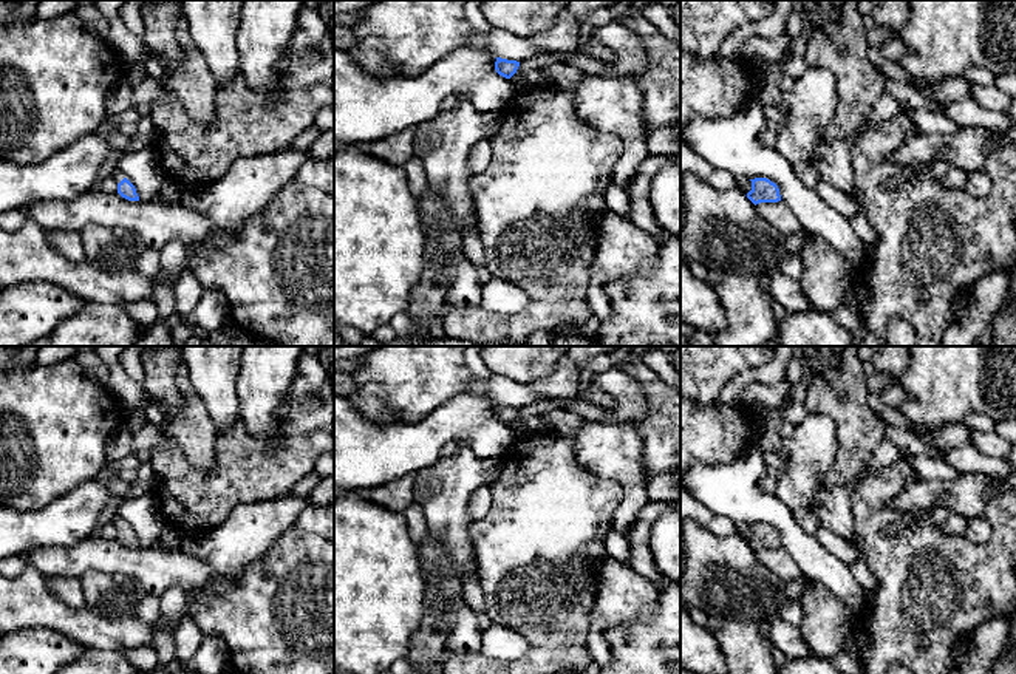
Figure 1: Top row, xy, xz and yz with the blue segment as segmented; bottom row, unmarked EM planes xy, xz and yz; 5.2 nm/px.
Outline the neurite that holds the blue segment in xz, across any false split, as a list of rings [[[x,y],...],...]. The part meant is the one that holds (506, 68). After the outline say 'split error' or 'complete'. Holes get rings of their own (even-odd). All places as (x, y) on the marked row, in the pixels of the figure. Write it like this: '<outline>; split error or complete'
[[[496,57],[496,62],[495,62],[496,73],[506,79],[510,79],[517,73],[518,66],[520,66],[520,62],[517,60]]]; complete

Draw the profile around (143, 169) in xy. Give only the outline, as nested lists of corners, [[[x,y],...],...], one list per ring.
[[[155,145],[121,155],[116,170],[135,186],[139,203],[156,199],[165,179]]]

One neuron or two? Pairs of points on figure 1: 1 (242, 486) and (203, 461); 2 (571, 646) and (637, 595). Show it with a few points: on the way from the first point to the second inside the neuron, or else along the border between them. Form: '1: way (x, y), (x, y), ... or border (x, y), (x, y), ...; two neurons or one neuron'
1: border (218, 432), (217, 462), (209, 469), (197, 470); two neurons
2: border (596, 599), (591, 608), (588, 633), (591, 657); two neurons

